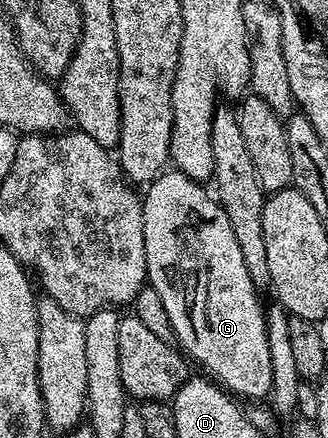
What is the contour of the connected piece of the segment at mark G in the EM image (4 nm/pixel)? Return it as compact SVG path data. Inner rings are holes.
M165 171L144 190L141 214L147 281L163 298L163 308L167 310L167 319L171 319L176 344L230 394L238 398L265 399L271 391L271 351L267 351L265 309L257 298L258 286L253 285L251 275L247 275L243 251L239 251L235 231L231 231L231 219L227 219L216 196L205 188L202 182L192 181L187 175Z

